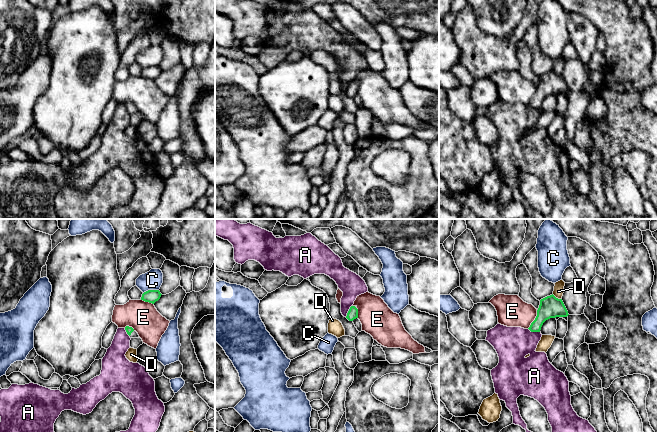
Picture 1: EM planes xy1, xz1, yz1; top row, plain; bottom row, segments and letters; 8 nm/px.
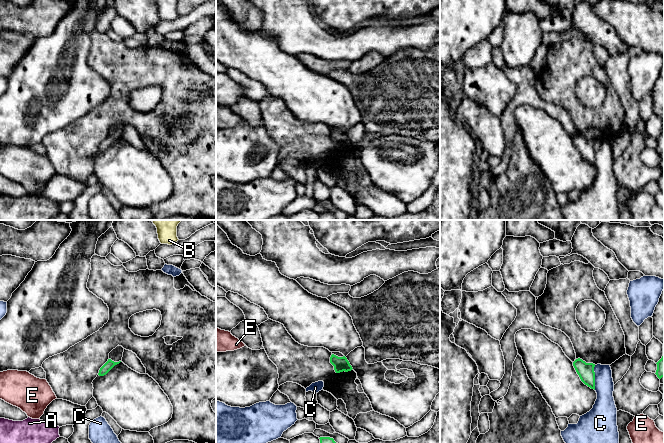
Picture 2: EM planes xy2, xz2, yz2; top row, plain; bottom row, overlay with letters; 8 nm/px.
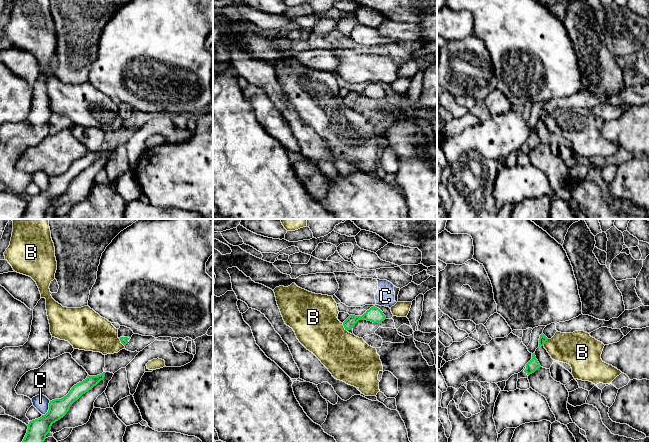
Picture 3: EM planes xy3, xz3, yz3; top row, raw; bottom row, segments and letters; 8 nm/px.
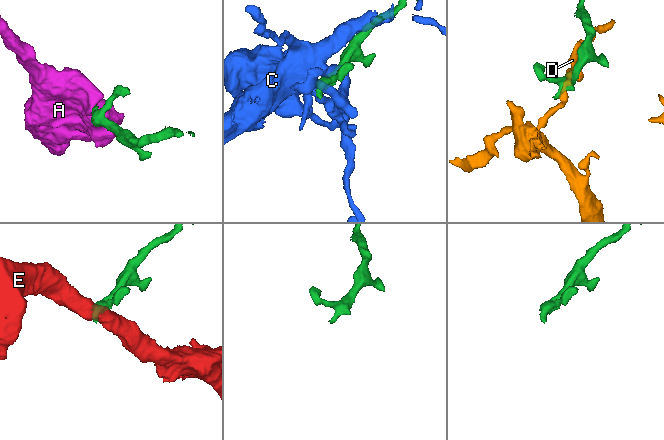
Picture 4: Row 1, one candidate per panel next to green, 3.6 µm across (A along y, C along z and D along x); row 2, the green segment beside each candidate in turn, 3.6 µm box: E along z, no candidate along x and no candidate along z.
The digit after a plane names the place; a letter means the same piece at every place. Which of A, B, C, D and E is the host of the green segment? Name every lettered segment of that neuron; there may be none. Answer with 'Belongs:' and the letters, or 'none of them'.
Belongs: none of them

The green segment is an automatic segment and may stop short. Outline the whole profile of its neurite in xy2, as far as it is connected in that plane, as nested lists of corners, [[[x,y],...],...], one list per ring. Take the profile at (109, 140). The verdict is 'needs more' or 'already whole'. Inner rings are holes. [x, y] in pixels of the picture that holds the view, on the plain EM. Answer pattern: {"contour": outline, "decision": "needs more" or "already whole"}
{"contour": [[[108,135],[108,137],[100,144],[98,151],[104,152],[106,151],[115,141],[119,140],[119,138],[114,138],[111,135]]], "decision": "already whole"}

